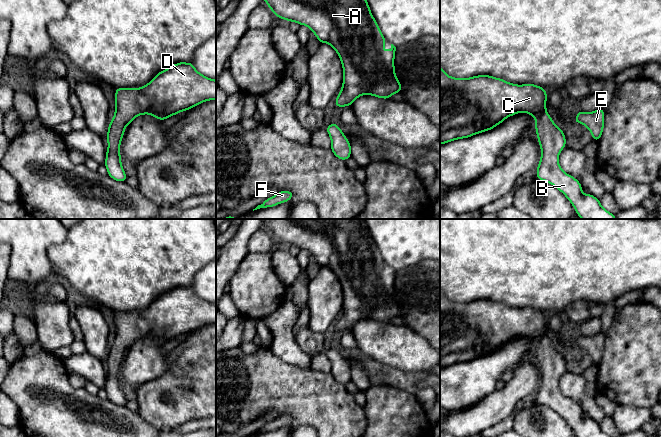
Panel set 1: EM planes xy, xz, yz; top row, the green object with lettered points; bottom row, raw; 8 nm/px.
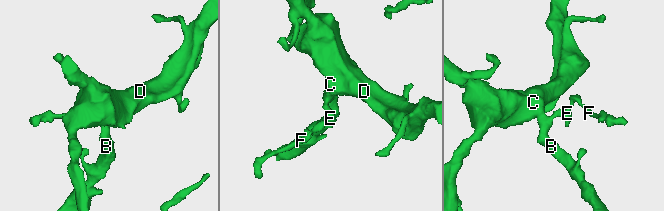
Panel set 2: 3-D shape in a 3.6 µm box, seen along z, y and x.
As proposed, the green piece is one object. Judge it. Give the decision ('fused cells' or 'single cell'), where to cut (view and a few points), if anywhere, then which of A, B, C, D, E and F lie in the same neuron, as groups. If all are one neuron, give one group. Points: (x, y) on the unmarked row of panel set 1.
single cell; no cut; A B C D E F

